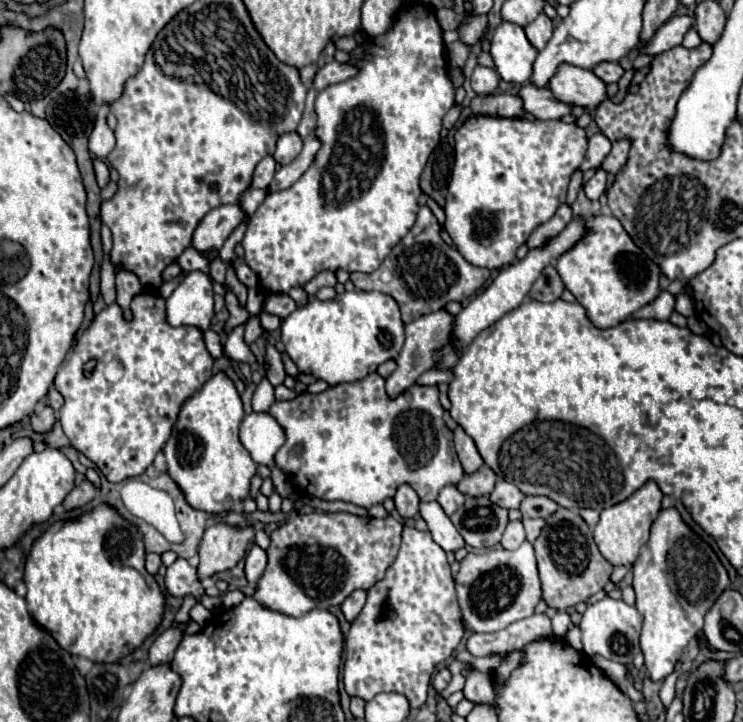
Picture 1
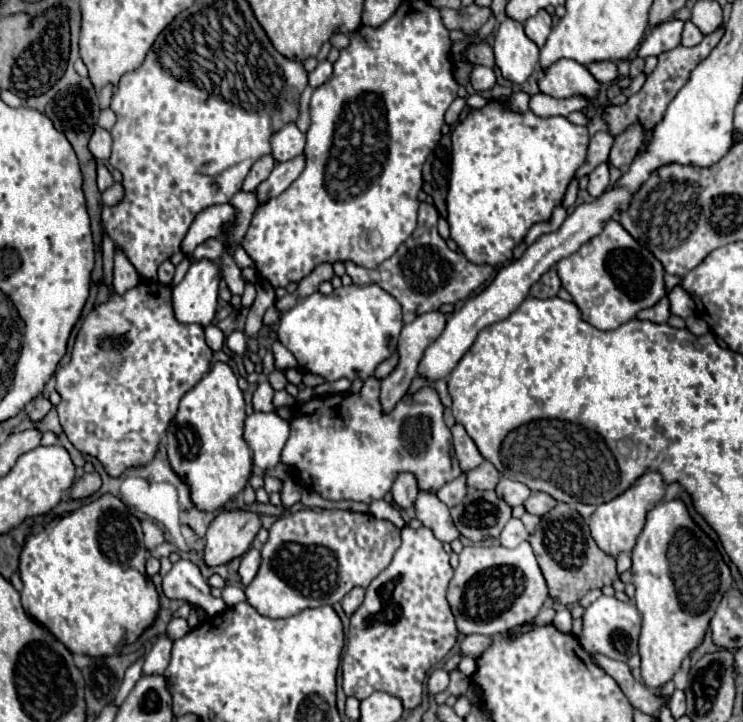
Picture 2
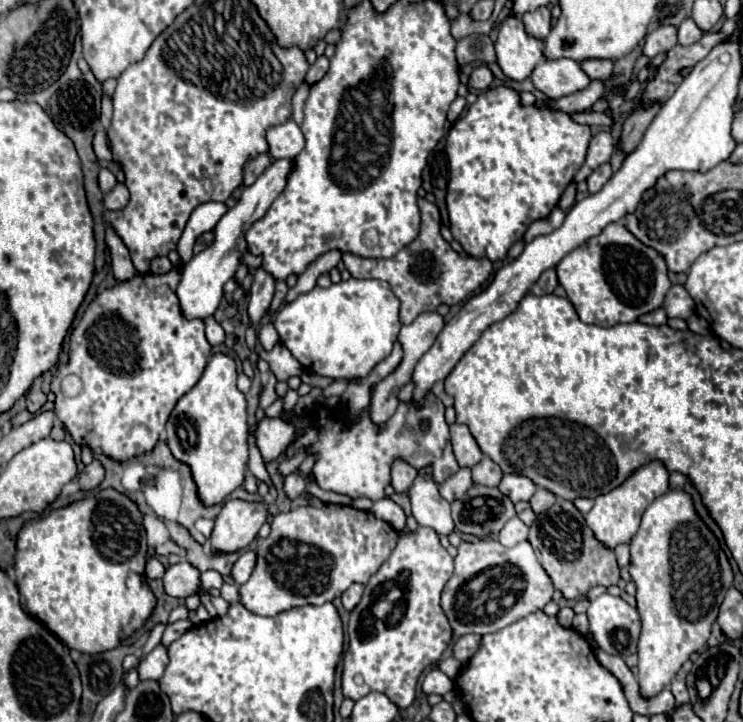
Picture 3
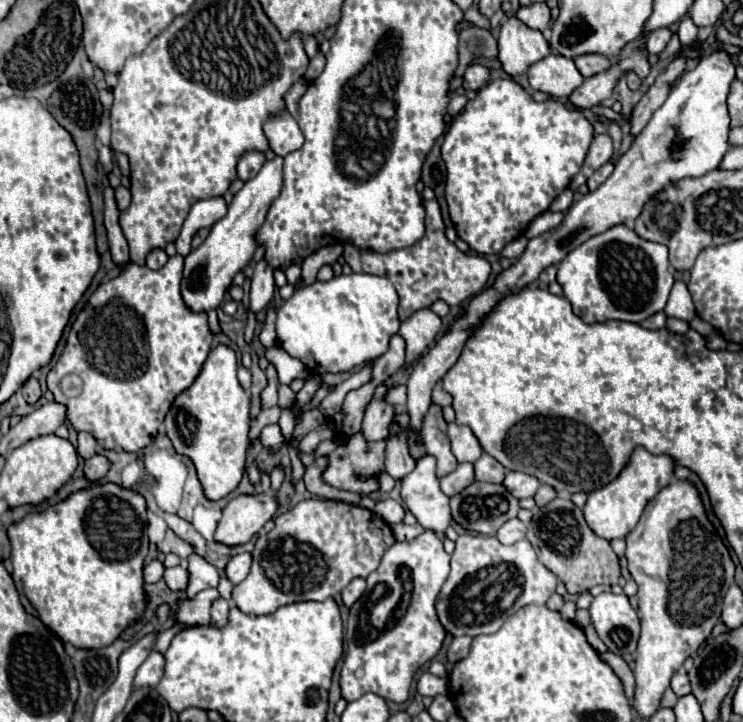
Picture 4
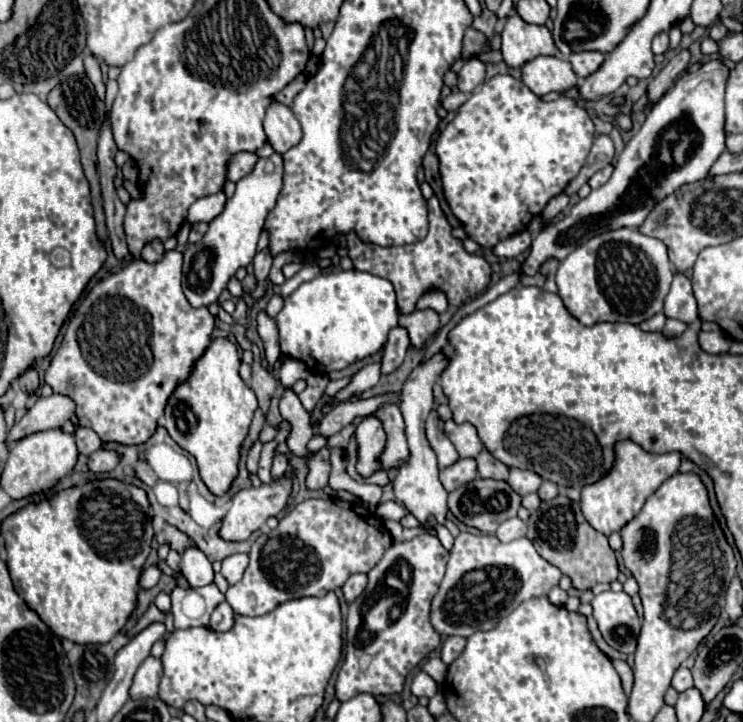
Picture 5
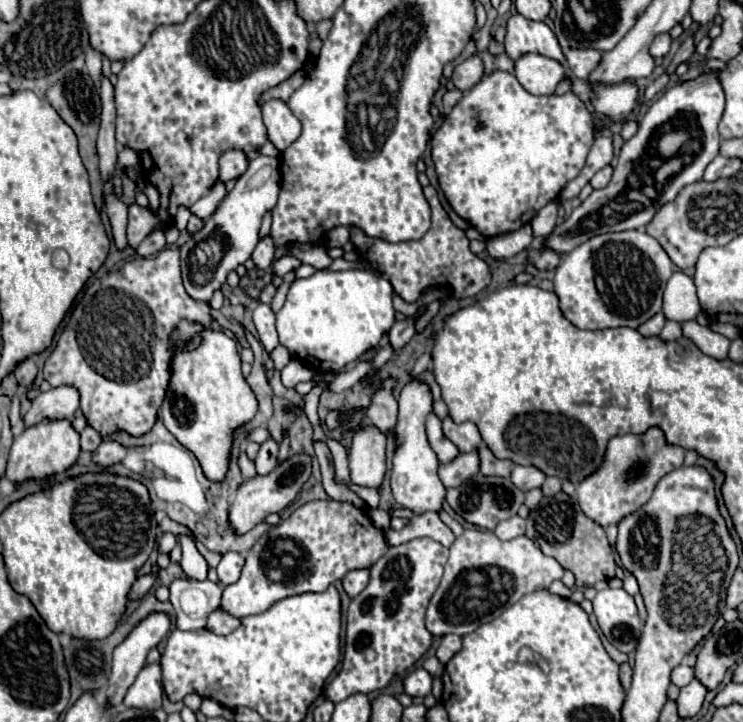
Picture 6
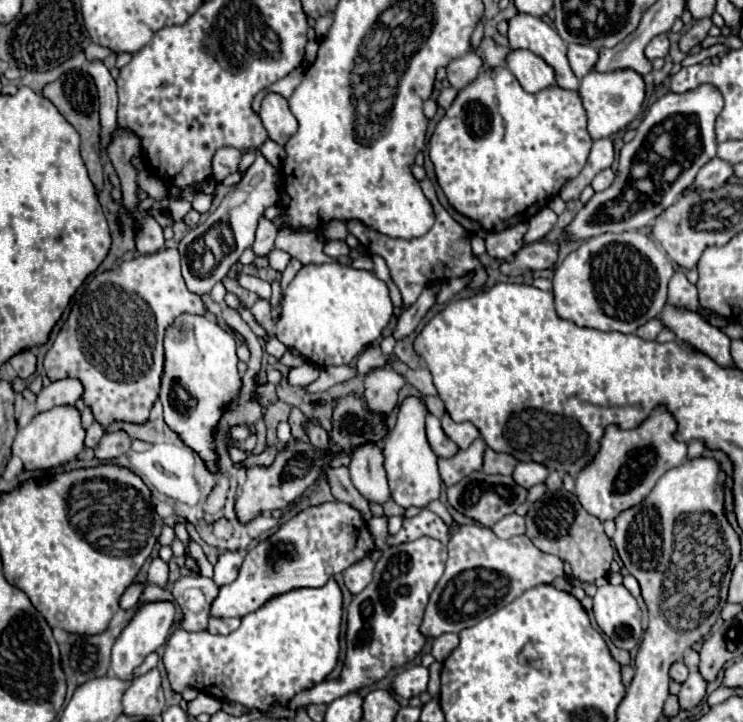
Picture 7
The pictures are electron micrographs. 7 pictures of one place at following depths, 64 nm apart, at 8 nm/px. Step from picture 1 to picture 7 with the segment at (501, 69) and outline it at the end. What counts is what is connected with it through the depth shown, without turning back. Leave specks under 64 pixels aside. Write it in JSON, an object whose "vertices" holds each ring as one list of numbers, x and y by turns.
{"vertices":[[516,14,508,20,508,40,510,48,526,48,532,50,536,56,540,56,546,64,554,68,556,83,561,88,577,91,580,80,574,76,568,58,566,58,566,44,558,36,556,30,552,30,542,18,530,16,530,14]]}

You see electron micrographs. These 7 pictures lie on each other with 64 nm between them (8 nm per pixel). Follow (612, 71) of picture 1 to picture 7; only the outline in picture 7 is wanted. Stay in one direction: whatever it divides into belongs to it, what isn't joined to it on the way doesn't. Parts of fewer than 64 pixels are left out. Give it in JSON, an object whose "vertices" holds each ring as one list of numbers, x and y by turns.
{"vertices":[[568,44,568,62,578,78,584,78,596,64,598,50,582,44]]}

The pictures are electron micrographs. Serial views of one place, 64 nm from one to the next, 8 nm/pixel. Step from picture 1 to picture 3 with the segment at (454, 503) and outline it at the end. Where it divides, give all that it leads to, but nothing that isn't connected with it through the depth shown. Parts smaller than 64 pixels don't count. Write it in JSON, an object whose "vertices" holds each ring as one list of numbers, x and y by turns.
{"vertices":[[460,468,456,474,452,474,450,478,446,478,440,484,440,496,444,496,448,502,460,498,470,486,472,486,472,474,470,468]]}

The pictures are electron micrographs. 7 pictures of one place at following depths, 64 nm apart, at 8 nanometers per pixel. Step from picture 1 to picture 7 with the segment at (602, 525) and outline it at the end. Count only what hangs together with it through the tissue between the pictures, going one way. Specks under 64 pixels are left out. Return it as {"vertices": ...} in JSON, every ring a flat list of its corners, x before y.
{"vertices":[[656,406,650,416,636,428,622,430,616,424,604,428,600,450,576,476,576,490,582,508,600,520,614,520,624,508,640,504,654,488,656,480,676,464,686,460,686,442,674,440,678,424,666,406]]}

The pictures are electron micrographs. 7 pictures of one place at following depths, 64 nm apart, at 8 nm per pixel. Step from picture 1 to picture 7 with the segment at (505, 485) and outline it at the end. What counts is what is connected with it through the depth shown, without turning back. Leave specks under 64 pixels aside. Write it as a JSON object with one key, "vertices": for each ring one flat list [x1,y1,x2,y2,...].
{"vertices":[[518,462,512,478,524,486,524,488,532,488,534,484,540,484,548,478,550,470,544,466,544,464,538,464,538,462]]}

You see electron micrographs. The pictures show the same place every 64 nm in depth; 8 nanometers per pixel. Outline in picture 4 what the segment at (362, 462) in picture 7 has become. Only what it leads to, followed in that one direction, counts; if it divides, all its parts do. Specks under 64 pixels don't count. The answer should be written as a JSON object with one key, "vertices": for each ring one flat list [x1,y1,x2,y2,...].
{"vertices":[[378,386,372,402,368,404,368,408,364,412,364,420,362,420,360,432,362,432,366,442,378,442,378,440,386,440,388,438,388,420,392,420,394,406,384,404,382,396,386,392,388,392,388,388]]}

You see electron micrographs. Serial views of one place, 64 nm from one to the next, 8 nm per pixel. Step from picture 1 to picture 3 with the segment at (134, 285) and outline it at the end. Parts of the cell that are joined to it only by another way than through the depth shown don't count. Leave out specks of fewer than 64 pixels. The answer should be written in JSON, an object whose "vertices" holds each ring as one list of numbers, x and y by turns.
{"vertices":[[106,226,106,244,110,248,110,256,112,256,112,272,116,280,128,280,128,276,132,276,132,272,136,270,132,260,130,260,130,252,124,246,122,238,110,228]]}

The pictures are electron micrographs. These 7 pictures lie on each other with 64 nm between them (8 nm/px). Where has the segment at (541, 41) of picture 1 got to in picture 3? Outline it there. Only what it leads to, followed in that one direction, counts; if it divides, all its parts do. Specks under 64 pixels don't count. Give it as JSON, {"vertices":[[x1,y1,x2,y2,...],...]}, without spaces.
{"vertices":[[546,6,536,8,534,12,522,14,522,22,526,26,526,32,536,38,546,38,550,32,550,10]]}

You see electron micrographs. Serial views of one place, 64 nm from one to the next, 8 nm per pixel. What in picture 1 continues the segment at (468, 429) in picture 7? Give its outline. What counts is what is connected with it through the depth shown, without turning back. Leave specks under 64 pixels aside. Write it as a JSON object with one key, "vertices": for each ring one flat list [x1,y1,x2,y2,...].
{"vertices":[[460,426,454,430,454,448,456,448,456,454,458,454,458,458,460,458,462,468,464,468,466,474,468,472,476,472,484,464,482,456,476,450,474,440]]}

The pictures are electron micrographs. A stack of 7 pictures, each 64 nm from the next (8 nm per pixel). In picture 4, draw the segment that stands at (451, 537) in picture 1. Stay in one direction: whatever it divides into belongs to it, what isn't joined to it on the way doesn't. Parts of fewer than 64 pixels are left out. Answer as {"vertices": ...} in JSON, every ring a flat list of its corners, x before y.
{"vertices":[[432,454,420,456,416,460,416,468,400,480,400,496,420,526,438,534,450,526,452,516,448,496,440,490,436,458]]}

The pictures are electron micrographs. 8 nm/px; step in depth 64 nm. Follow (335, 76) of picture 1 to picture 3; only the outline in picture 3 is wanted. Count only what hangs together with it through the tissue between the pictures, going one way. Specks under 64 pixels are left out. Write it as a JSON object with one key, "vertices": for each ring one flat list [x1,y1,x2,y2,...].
{"vertices":[[318,56,318,60,310,66,310,70,306,74,308,84,316,84,326,72,328,72,328,58,326,56]]}

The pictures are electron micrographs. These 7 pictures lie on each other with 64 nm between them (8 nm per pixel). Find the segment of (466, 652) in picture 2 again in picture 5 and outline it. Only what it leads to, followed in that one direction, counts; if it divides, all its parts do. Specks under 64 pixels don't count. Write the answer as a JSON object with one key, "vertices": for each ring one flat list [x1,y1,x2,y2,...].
{"vertices":[[448,636,442,644,442,662,444,664,452,664,452,660,456,660,456,656,460,656,460,652,464,650,464,644,466,644,466,638,462,636]]}

